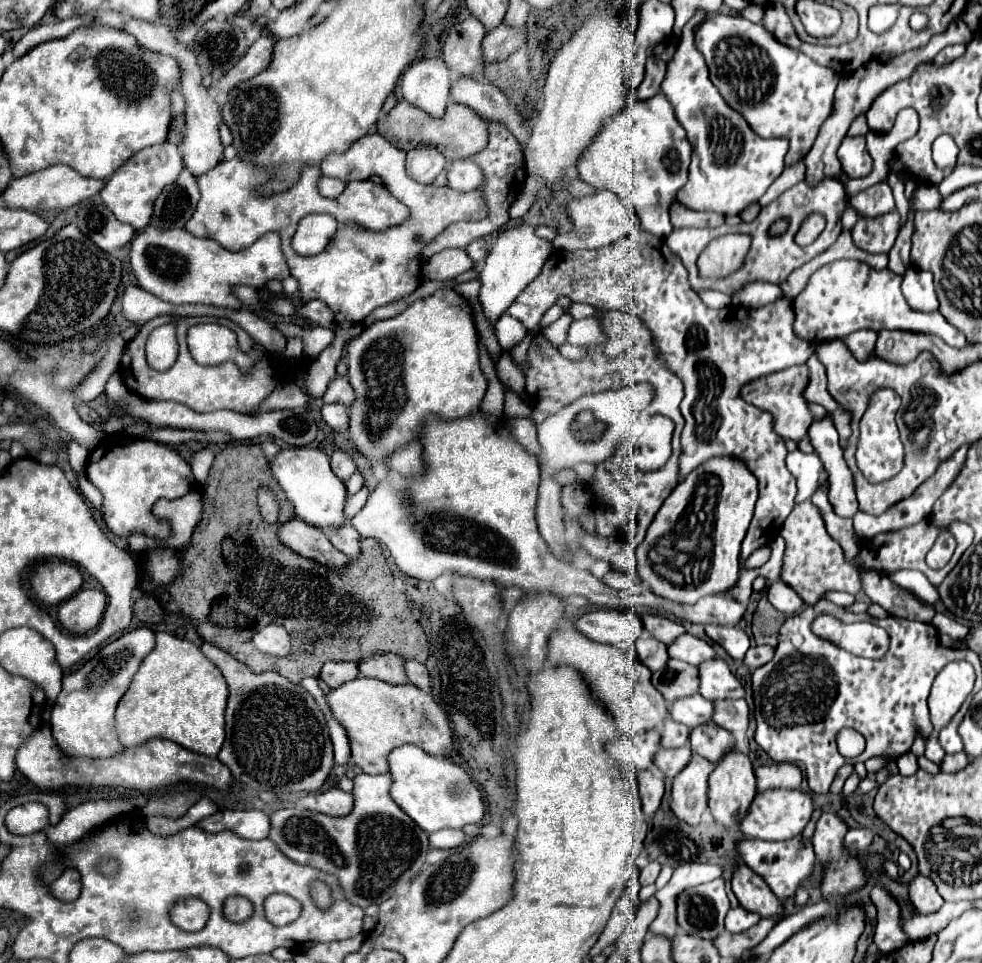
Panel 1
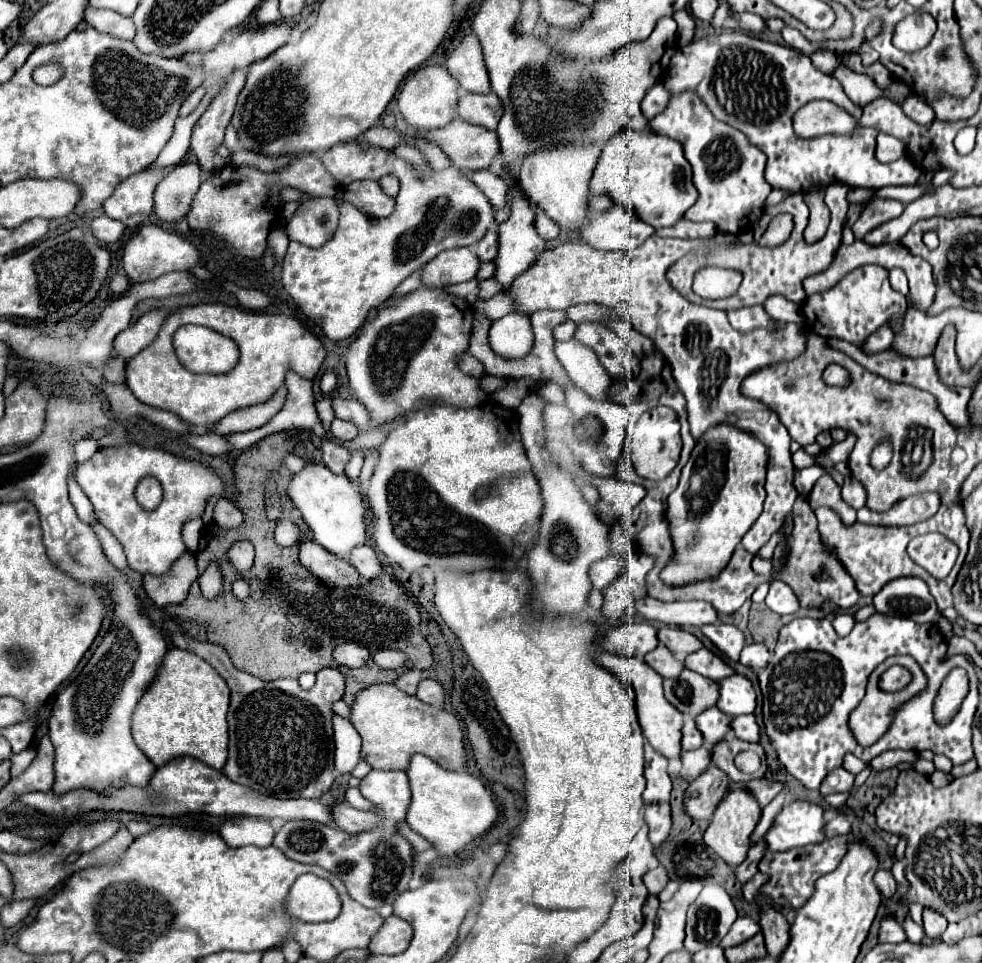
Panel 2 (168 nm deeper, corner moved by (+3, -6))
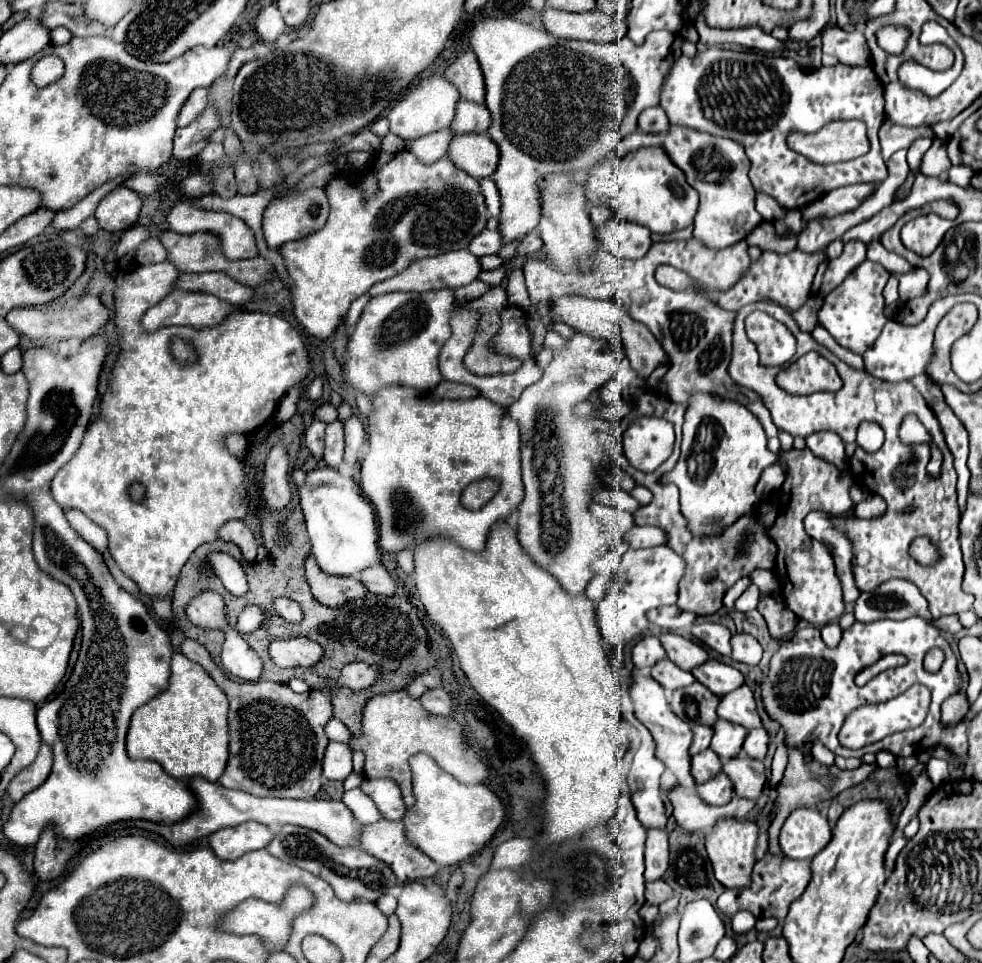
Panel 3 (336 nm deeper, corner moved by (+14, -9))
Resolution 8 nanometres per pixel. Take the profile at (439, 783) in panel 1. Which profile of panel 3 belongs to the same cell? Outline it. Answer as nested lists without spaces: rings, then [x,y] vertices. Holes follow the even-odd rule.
[[[414,756],[412,768],[412,792],[414,804],[406,810],[402,822],[408,842],[426,852],[438,866],[452,866],[464,862],[468,856],[484,848],[494,836],[504,818],[504,806],[500,798],[484,784],[462,784],[446,774],[430,756]]]

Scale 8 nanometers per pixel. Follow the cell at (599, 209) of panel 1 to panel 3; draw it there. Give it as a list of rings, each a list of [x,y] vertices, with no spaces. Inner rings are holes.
[[[612,216],[602,224],[596,230],[596,240],[600,248],[616,258],[642,258],[652,244],[648,228],[622,220],[620,216]]]

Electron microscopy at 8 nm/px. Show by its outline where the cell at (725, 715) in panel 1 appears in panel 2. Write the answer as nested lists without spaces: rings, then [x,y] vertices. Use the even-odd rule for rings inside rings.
[[[743,715],[743,717],[737,717],[733,719],[733,731],[739,739],[743,741],[751,741],[751,743],[757,743],[759,737],[761,737],[761,729],[755,721],[755,715]]]

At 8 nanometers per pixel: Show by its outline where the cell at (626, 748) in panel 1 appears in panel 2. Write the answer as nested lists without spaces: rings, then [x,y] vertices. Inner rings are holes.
[[[649,743],[645,745],[645,779],[647,789],[643,791],[643,803],[667,803],[671,795],[671,777],[667,773],[667,757],[657,753]]]

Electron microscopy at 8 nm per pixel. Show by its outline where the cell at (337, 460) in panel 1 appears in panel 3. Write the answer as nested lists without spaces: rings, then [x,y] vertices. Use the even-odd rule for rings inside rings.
[[[314,420],[314,422],[310,424],[310,428],[306,430],[304,442],[306,442],[308,450],[312,452],[312,456],[314,456],[316,460],[322,460],[322,458],[324,458],[324,440],[322,440],[322,438],[324,438],[324,428],[326,428],[324,422]]]

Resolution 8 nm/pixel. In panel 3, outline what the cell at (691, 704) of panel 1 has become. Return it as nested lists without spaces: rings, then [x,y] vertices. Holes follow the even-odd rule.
[[[716,720],[712,726],[714,734],[710,740],[710,750],[714,750],[720,758],[728,760],[730,756],[736,756],[742,752],[742,742],[746,738],[746,728],[732,724],[728,720]]]

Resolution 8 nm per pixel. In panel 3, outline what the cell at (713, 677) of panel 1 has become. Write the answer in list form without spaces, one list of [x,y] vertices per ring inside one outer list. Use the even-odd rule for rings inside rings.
[[[746,684],[736,688],[736,692],[728,692],[728,696],[720,696],[718,716],[724,720],[730,720],[734,724],[740,724],[748,730],[762,726],[760,716],[756,712],[756,702],[754,702],[752,690]]]

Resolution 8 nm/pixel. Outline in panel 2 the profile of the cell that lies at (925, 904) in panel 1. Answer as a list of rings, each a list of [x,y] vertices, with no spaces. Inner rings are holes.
[[[931,909],[923,911],[923,925],[925,925],[925,933],[929,939],[941,939],[943,931],[947,929],[947,919]]]

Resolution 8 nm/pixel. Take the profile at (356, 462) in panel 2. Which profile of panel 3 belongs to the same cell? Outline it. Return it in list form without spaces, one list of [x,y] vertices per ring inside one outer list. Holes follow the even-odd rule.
[[[336,420],[326,426],[326,450],[324,450],[324,462],[330,468],[340,468],[344,464],[344,432],[342,432],[342,422]]]

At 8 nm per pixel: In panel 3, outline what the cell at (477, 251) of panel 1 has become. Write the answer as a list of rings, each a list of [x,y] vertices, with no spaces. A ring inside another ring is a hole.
[[[496,230],[480,232],[480,236],[476,236],[472,244],[468,246],[468,250],[478,258],[488,256],[488,254],[498,254],[500,248],[502,248],[502,238],[500,238],[500,232]]]

